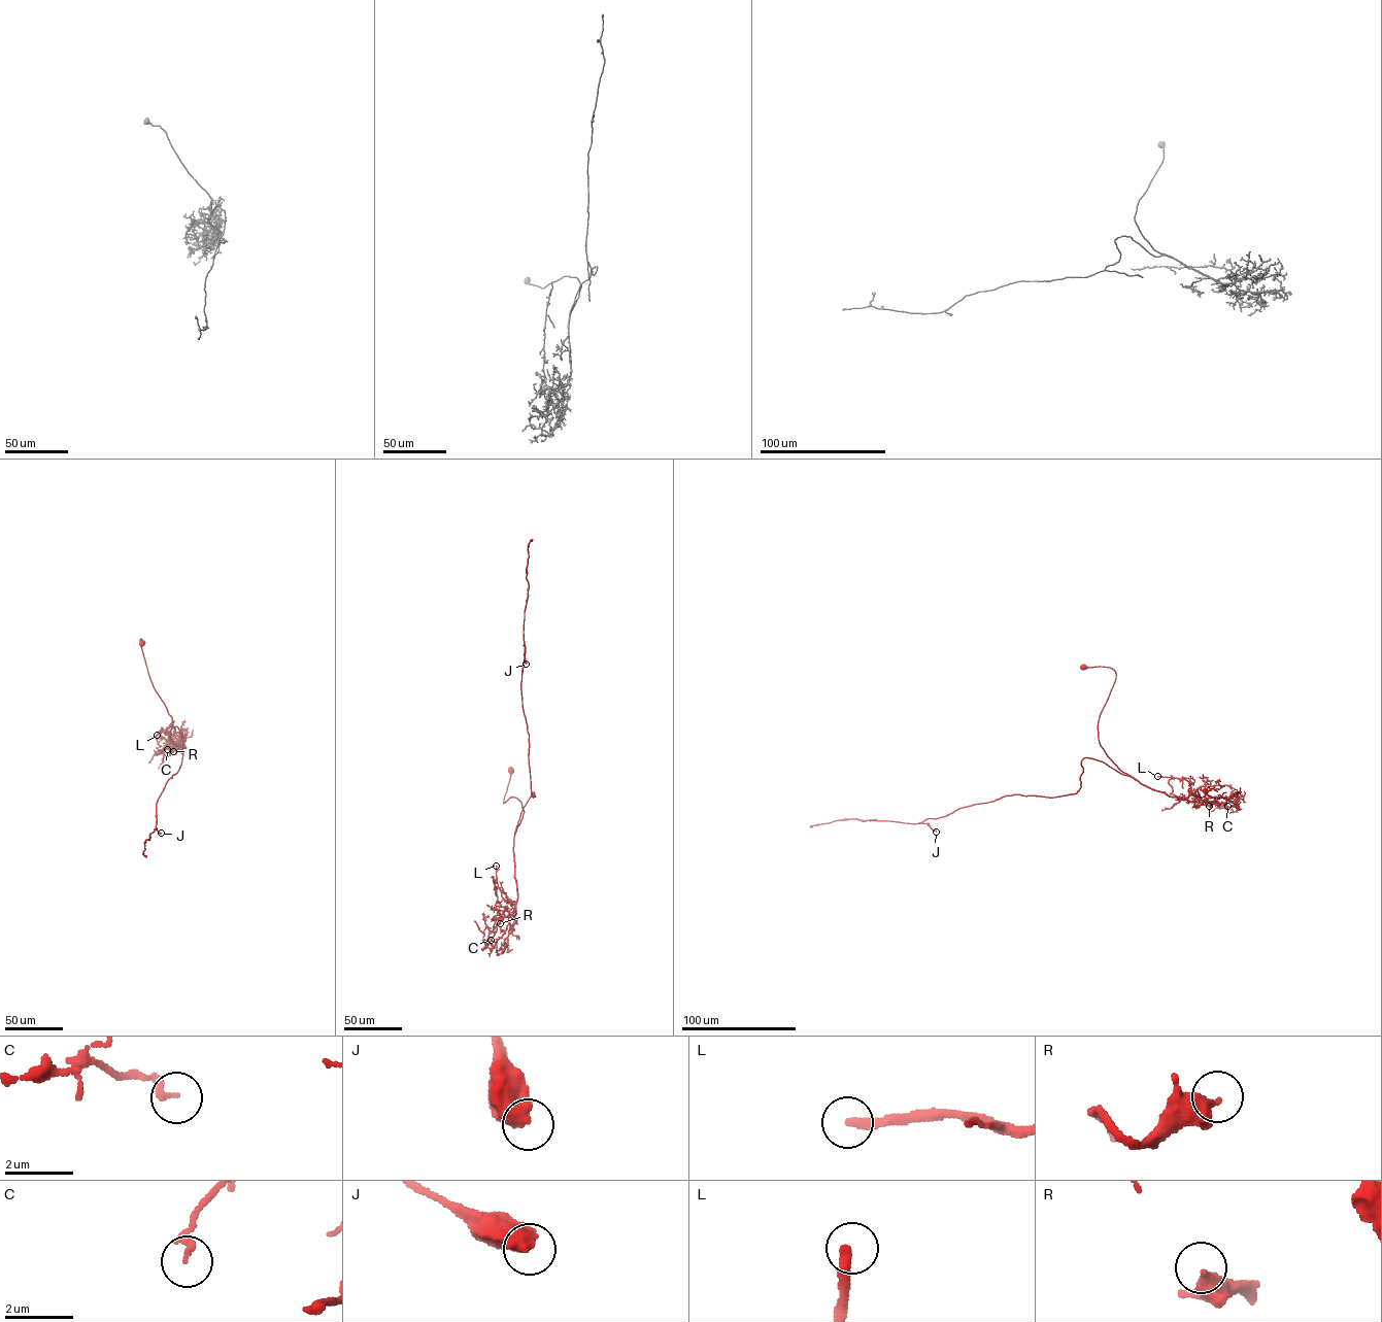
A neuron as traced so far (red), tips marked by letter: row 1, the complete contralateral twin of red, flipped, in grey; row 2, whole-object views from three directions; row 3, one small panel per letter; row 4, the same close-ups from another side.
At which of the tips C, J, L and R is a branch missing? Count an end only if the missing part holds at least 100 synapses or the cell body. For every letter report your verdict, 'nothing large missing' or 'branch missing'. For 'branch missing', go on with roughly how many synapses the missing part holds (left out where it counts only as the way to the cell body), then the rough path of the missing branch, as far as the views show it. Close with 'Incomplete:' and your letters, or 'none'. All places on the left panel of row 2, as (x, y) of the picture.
C: nothing large missing
J: nothing large missing
L: branch missing; about 200 synapses; missing branch runs (157, 735), (146, 748), (154, 756), (154, 763)
R: nothing large missing
Incomplete: L

